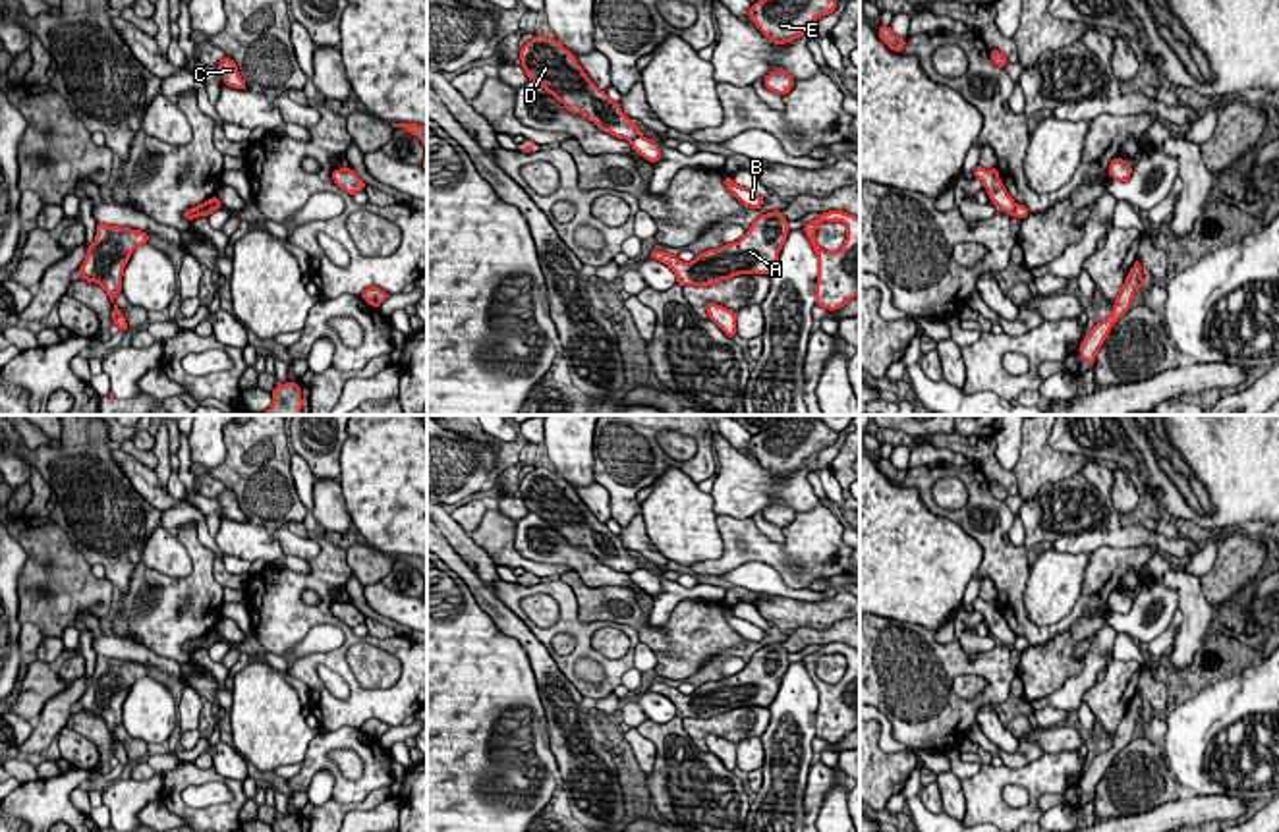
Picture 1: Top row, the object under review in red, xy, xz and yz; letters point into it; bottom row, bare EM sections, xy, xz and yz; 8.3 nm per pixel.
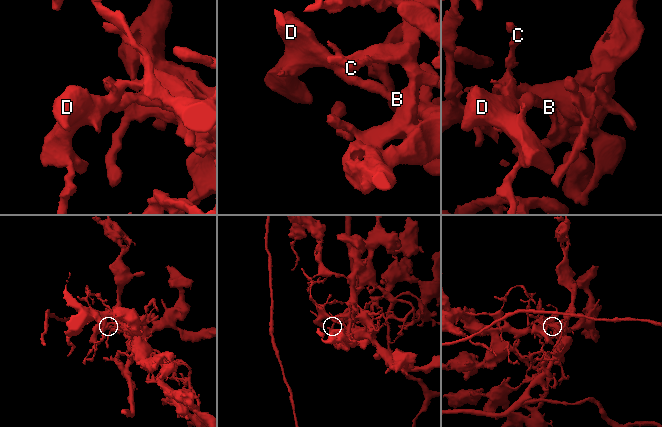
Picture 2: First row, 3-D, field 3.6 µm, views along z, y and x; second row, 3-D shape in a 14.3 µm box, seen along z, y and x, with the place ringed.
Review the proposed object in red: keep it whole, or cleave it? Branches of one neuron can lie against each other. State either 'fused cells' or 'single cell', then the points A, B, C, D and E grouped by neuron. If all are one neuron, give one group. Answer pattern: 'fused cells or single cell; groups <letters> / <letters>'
fused cells; groups A C D E / B

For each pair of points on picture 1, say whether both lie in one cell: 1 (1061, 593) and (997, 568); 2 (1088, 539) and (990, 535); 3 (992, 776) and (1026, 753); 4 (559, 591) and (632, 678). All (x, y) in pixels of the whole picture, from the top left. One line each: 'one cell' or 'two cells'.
1: two cells
2: two cells
3: two cells
4: two cells

